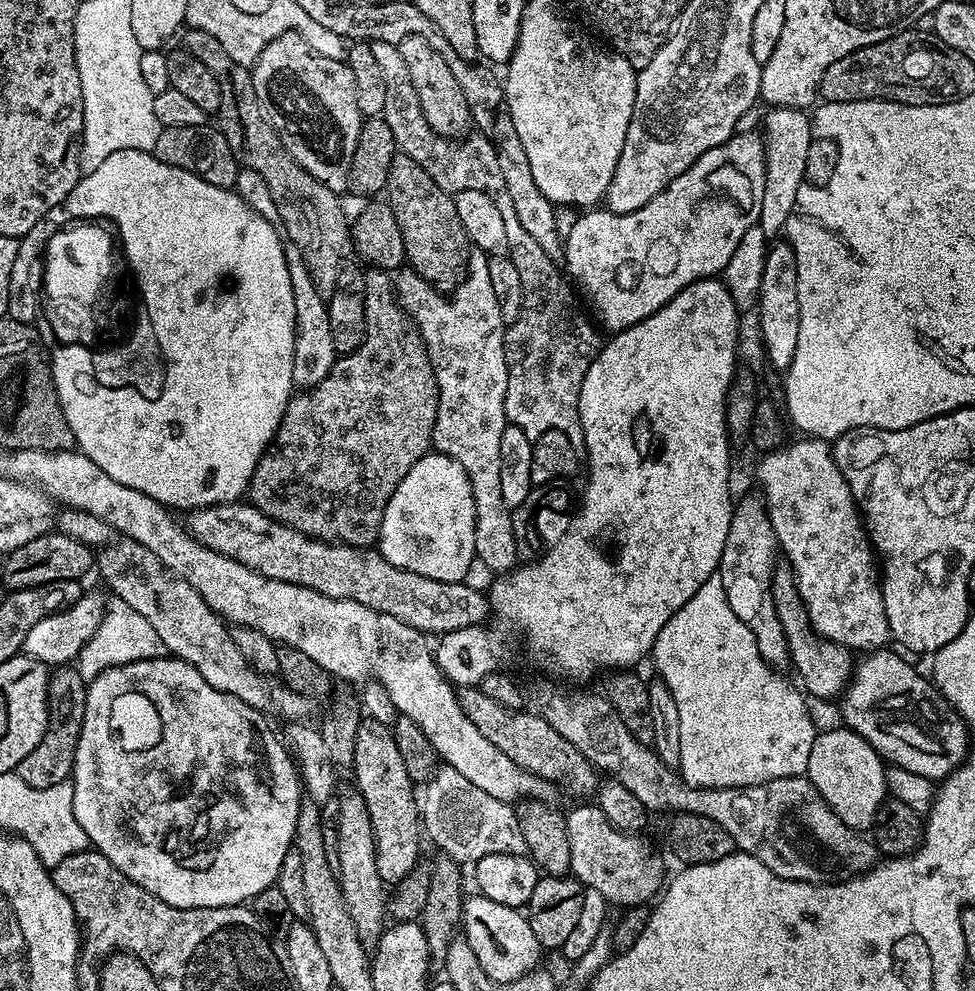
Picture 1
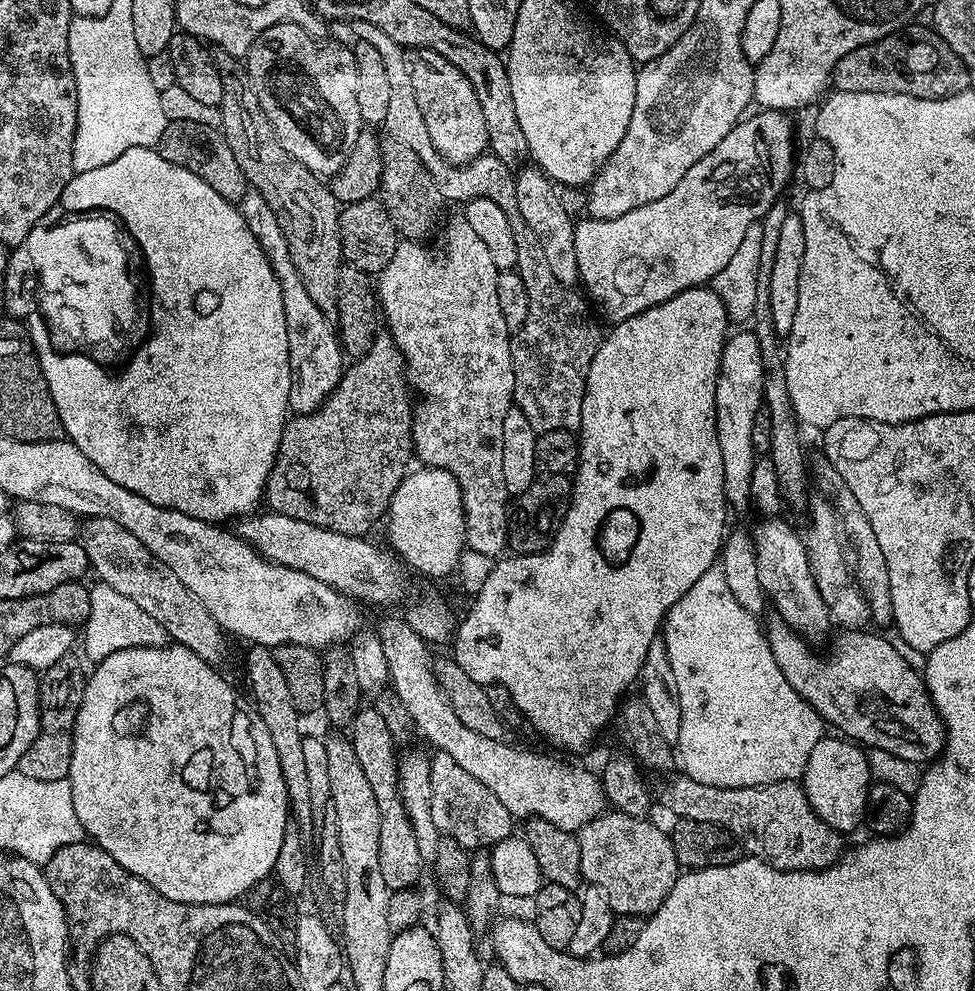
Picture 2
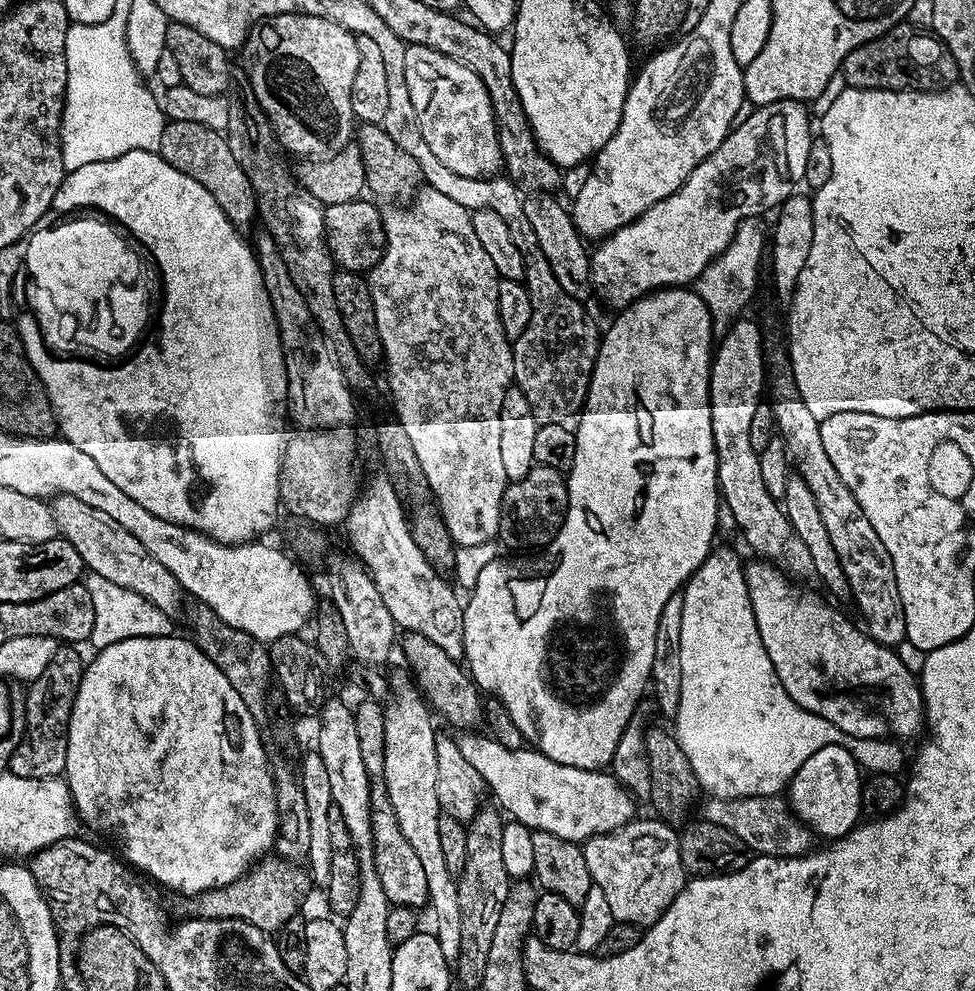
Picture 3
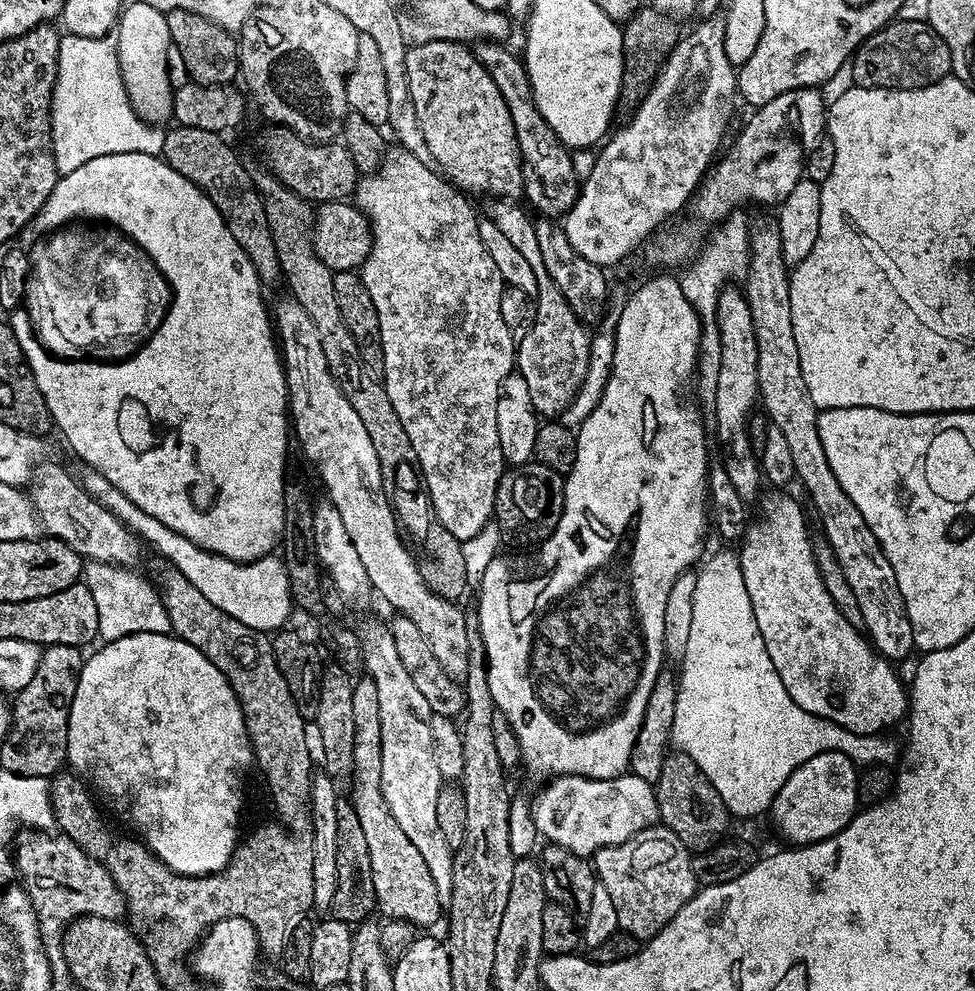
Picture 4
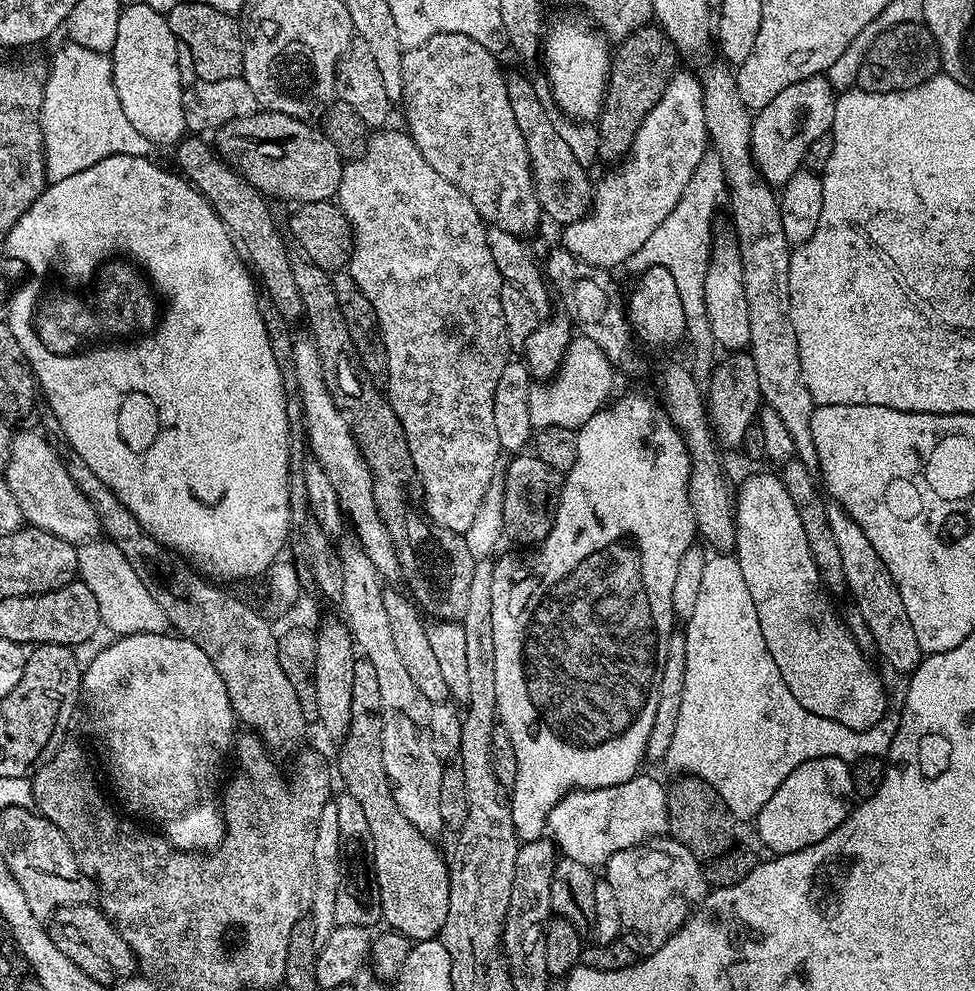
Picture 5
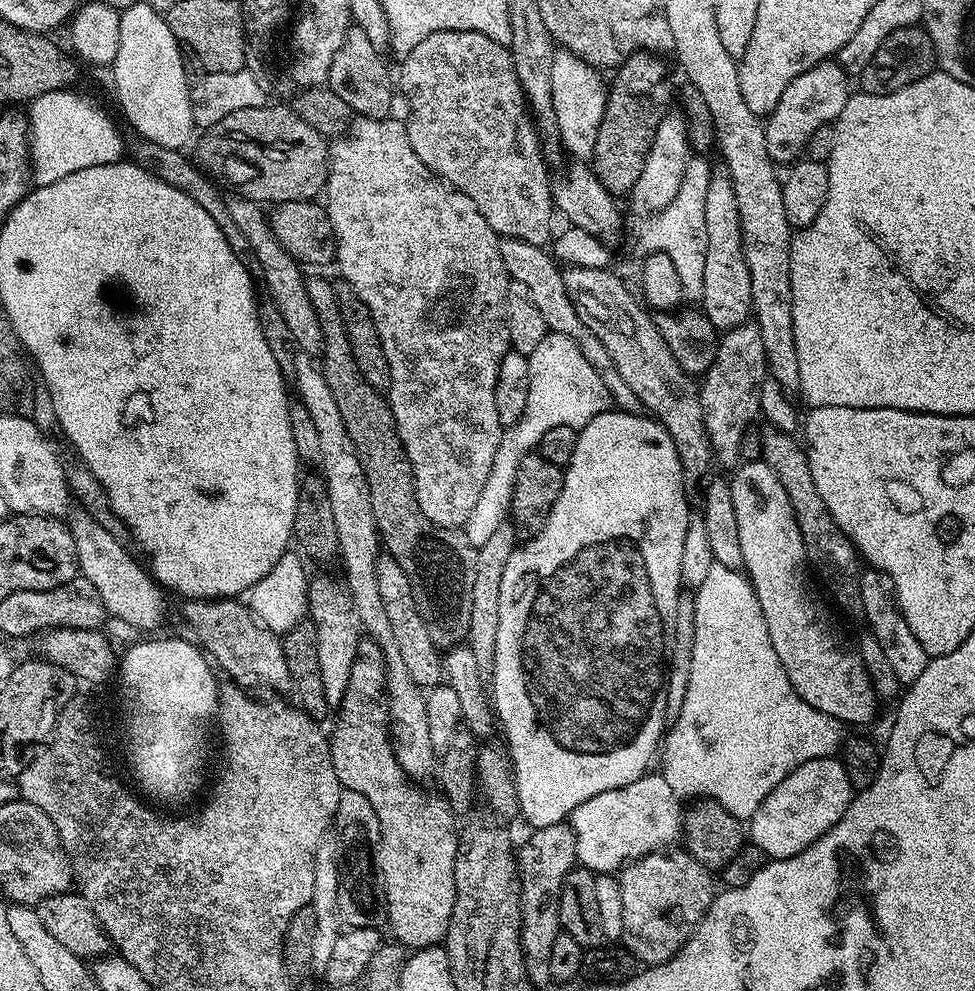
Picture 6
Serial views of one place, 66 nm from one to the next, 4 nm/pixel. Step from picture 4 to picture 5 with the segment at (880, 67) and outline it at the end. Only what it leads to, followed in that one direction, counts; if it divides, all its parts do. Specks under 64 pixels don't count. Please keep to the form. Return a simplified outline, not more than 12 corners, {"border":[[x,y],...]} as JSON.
{"border":[[927,24],[896,25],[866,52],[856,83],[901,92],[937,76]]}

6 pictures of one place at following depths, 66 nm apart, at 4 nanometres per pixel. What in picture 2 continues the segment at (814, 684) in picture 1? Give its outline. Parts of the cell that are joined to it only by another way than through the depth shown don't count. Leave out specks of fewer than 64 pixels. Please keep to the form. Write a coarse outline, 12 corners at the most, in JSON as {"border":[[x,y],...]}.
{"border":[[786,521],[751,529],[775,615],[813,638],[829,619],[808,548]]}

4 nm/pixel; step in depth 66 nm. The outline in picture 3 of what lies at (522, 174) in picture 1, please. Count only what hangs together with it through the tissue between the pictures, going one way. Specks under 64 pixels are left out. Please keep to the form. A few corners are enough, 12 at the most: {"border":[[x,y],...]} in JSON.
{"border":[[555,195],[524,200],[538,246],[575,300],[587,301],[592,261]]}

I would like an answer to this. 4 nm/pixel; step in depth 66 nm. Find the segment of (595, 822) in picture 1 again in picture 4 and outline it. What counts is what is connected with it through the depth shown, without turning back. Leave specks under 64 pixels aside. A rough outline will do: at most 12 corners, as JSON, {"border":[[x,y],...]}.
{"border":[[671,834],[599,848],[619,931],[647,942],[698,891]]}

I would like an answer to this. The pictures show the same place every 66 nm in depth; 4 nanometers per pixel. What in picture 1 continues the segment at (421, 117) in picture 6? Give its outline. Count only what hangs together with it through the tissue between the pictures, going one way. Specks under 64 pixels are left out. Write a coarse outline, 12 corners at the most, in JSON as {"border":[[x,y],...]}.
{"border":[[422,38],[398,45],[426,122],[460,138],[472,115],[450,66]]}

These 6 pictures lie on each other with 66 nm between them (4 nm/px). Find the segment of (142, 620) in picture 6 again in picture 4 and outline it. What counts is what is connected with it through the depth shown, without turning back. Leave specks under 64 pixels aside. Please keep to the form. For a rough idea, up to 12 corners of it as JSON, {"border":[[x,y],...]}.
{"border":[[87,561],[99,637],[171,633],[156,586],[133,569]]}

